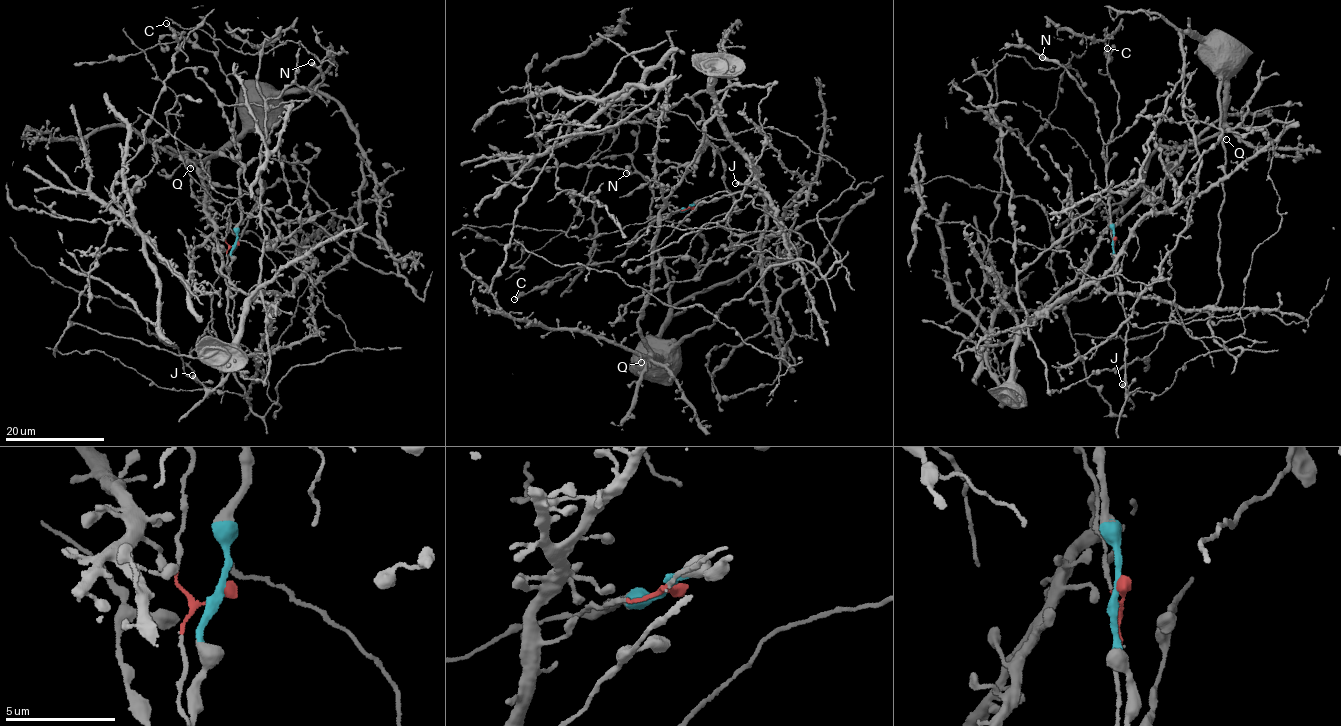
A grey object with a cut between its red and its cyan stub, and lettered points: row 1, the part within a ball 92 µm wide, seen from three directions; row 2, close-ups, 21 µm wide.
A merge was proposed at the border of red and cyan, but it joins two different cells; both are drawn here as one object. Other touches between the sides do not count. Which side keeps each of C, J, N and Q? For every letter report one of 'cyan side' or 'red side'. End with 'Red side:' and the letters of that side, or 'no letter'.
C: cyan side
J: cyan side
N: cyan side
Q: red side
Red side: Q

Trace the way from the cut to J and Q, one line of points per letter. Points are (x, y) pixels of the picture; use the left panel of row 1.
J: (236, 242), (226, 278), (232, 370), (211, 390), (192, 374)
Q: (236, 242), (235, 343), (279, 403), (260, 417), (212, 325), (211, 287), (263, 193), (265, 134), (190, 168)

